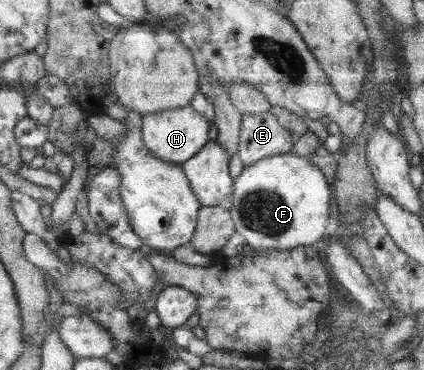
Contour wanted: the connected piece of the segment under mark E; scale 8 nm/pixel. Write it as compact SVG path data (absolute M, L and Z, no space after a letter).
M271 112L243 115L238 155L245 166L276 154L291 153L295 142L296 137Z

